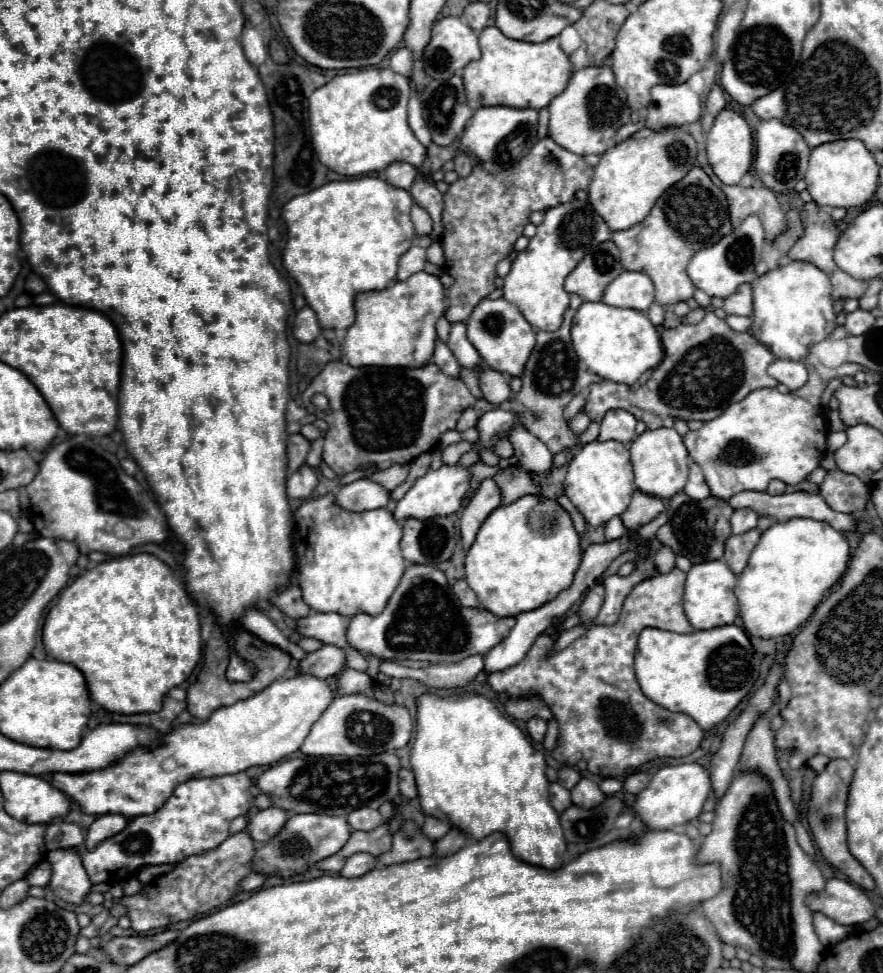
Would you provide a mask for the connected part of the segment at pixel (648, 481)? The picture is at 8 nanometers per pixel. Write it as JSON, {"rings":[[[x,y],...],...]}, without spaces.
{"rings":[[[654,429],[638,435],[630,445],[630,463],[634,469],[634,485],[638,487],[638,491],[660,499],[672,499],[684,489],[688,481],[690,457],[682,443],[682,437],[674,429]]]}

